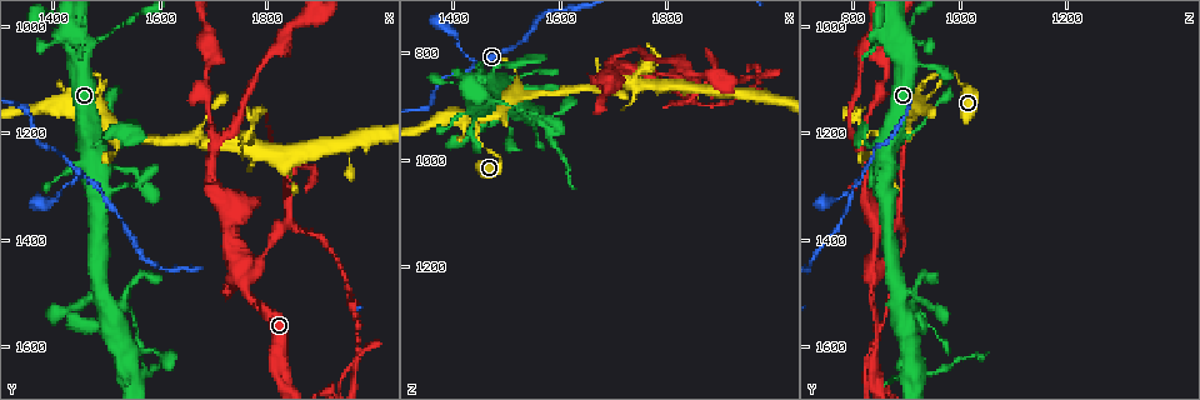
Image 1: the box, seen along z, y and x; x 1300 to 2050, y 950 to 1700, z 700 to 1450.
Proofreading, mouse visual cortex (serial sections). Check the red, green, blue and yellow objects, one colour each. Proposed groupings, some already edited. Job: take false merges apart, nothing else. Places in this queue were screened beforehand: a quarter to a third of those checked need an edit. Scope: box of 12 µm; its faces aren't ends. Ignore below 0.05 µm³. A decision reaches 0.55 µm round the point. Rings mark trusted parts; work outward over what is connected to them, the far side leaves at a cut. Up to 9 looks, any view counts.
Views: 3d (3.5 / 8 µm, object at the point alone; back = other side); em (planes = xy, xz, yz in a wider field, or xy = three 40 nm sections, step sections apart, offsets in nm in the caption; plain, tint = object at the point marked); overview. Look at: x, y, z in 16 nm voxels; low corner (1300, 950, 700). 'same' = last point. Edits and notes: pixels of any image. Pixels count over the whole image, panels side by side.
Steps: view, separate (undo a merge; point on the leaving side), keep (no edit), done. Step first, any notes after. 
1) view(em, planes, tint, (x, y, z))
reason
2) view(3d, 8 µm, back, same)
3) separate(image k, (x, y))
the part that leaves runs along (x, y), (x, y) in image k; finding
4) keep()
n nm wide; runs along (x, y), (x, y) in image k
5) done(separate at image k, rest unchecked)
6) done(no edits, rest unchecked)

view(3d, 3.5 µm, back, (1450, 1015, 845))
thick turns thin

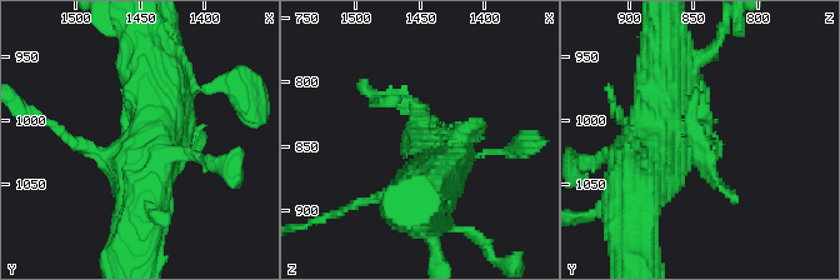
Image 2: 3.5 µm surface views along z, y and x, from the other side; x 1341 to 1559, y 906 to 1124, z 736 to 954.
separate(image 2, (415, 125))
the part that leaves runs along (701, 128), (698, 158), (733, 200) in image 2; a second cell is stuck on

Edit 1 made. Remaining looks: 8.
view(overview)

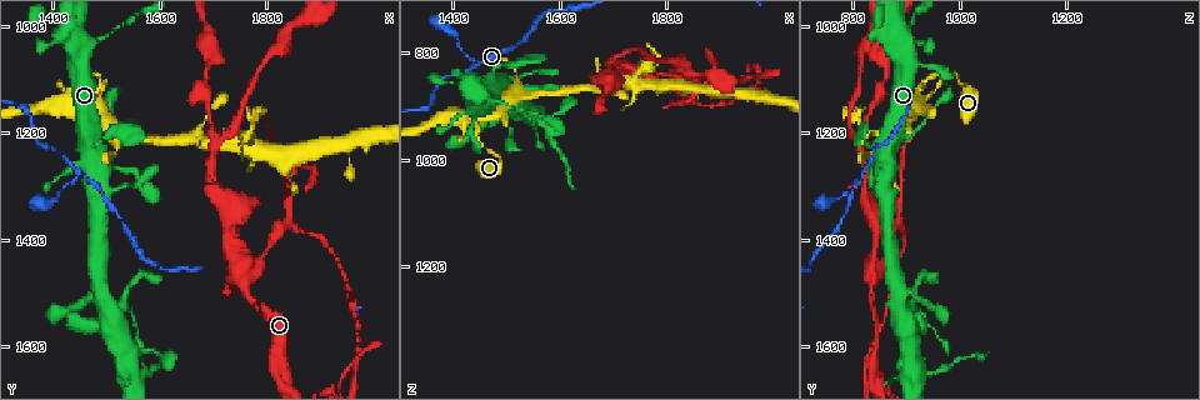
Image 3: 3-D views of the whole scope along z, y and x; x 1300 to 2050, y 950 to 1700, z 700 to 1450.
view(3d, 8 µm, (1490, 1215, 885))
calibre changes

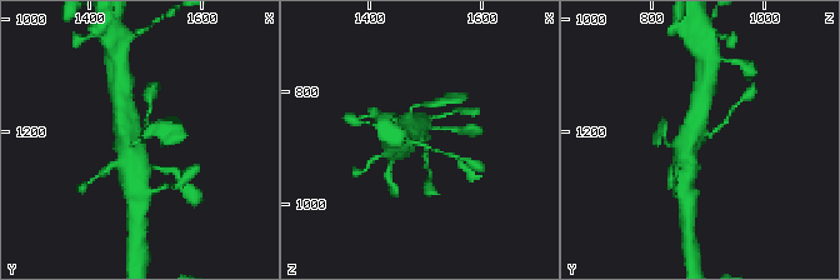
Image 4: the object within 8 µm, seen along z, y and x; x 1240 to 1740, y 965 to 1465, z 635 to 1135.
view(3d, 3.5 µm, (1490, 1220, 880))

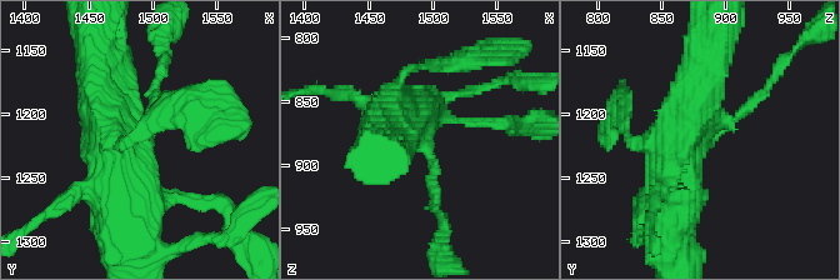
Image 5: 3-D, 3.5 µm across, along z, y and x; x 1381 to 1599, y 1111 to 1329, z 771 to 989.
view(em, xy, step 1, tint, (1490, 1218, 882))
need the tissue

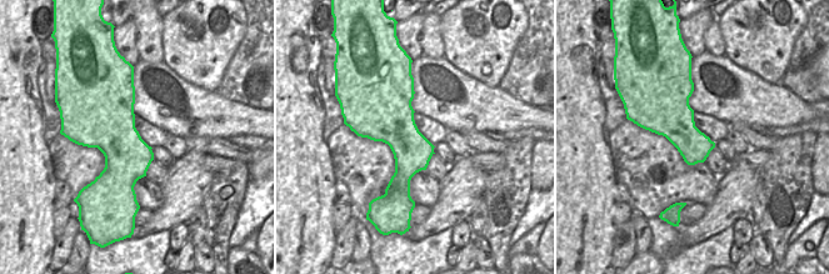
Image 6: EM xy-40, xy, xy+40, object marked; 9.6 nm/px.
keep()
arms of 150, 600, 600 nm; runs along (378, 141), (431, 154), (435, 201) in image 5; continuous, no second cell

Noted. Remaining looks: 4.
view(3d, 3.5 µm, (1755, 1465, 845))
a fork

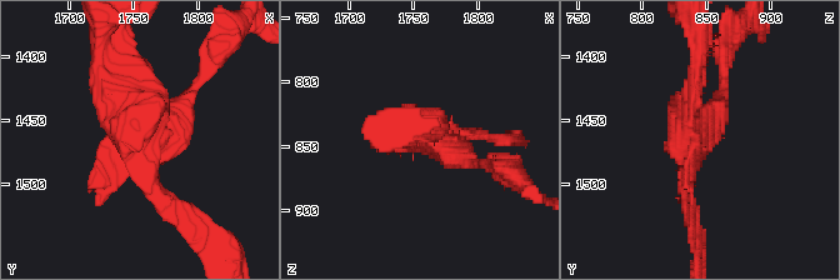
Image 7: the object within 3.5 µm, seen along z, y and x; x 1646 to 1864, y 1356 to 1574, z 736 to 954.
view(em, xy, step 3, plain, (1752, 1468, 840))

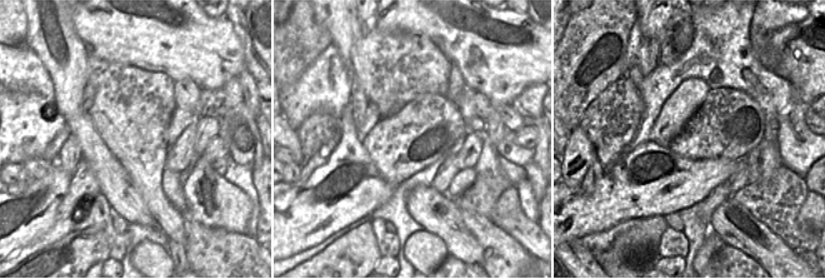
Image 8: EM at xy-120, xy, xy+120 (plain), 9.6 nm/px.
view(em, xy, step 3, tint, same)
where the object lies

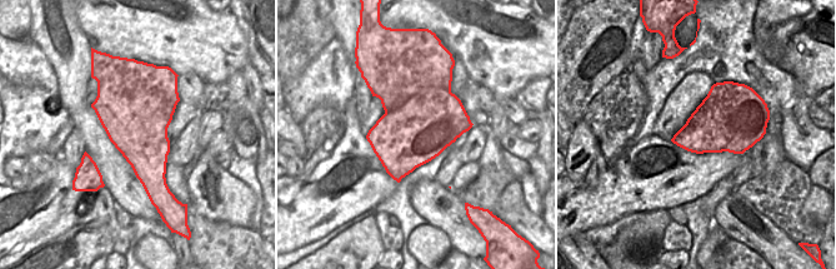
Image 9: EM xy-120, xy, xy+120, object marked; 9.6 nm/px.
separate(image 7, (723, 84))
a second cell is stuck on

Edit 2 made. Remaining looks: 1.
done(separate at image 2, separate at image 7, rest unchecked)

